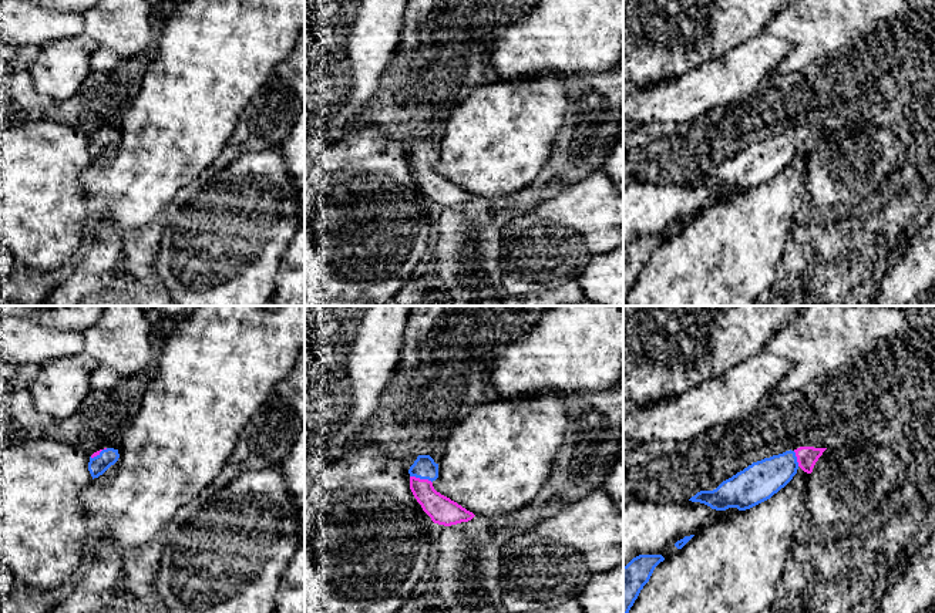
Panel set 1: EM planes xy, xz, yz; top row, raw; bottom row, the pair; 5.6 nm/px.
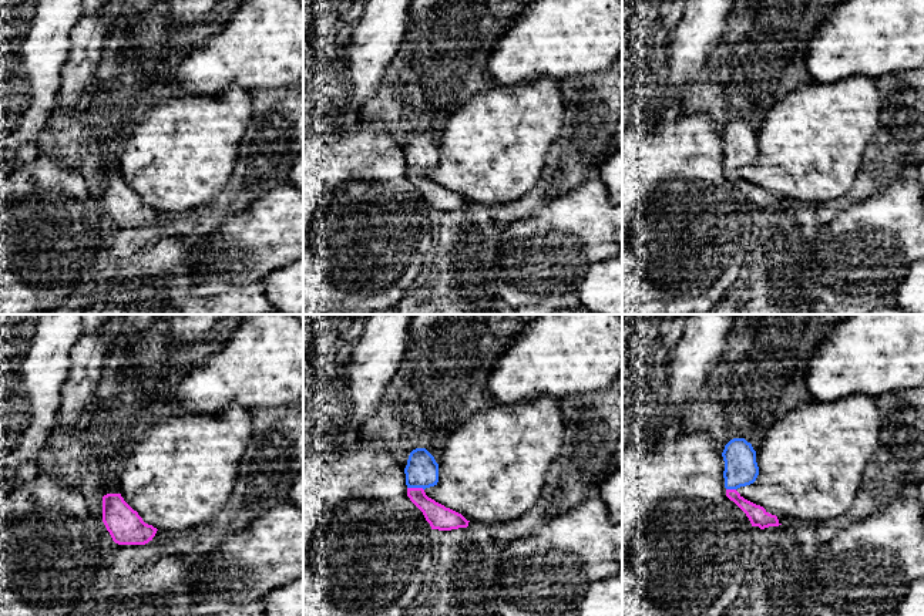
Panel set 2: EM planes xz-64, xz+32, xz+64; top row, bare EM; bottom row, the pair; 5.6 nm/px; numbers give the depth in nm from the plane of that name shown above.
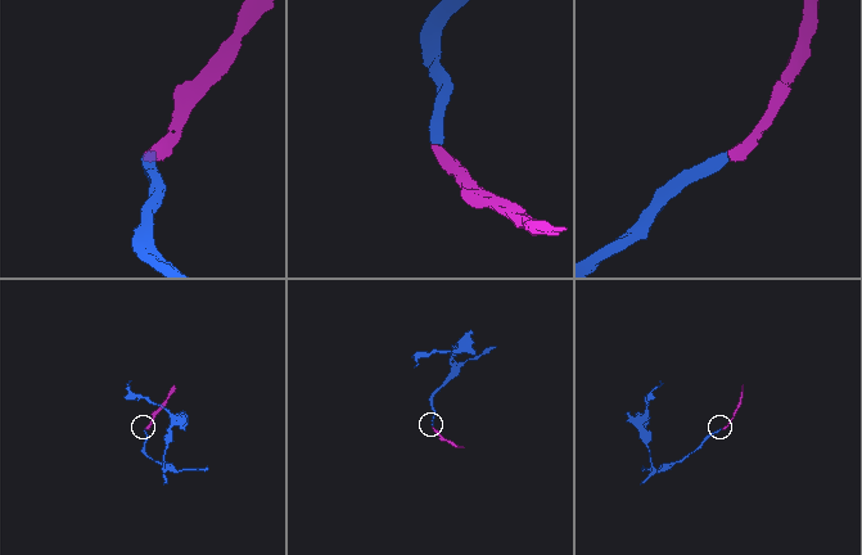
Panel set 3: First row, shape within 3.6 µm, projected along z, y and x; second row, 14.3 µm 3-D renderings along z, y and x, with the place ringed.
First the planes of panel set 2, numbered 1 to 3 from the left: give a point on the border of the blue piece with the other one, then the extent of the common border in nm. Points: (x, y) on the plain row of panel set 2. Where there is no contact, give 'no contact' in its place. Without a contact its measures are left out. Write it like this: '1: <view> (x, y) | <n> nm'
1: no contact
2: xz+32 (416, 170) | 100 nm
3: xz+64 (731, 171) | 60 nm

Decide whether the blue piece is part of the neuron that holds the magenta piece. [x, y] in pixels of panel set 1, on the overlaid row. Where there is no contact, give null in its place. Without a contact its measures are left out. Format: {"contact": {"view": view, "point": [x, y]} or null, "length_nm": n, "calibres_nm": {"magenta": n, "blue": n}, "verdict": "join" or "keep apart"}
{"contact": {"view": "xz", "point": [421, 480]}, "length_nm": 130, "calibres_nm": {"magenta": 160, "blue": 130}, "verdict": "join"}

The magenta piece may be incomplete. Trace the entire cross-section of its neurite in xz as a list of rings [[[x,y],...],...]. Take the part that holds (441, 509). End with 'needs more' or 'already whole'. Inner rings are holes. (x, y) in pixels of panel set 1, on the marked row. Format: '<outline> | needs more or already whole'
[[[418,455],[408,474],[414,498],[434,523],[451,526],[475,516],[434,489],[433,482],[438,478],[438,464],[430,455]]] | needs more

